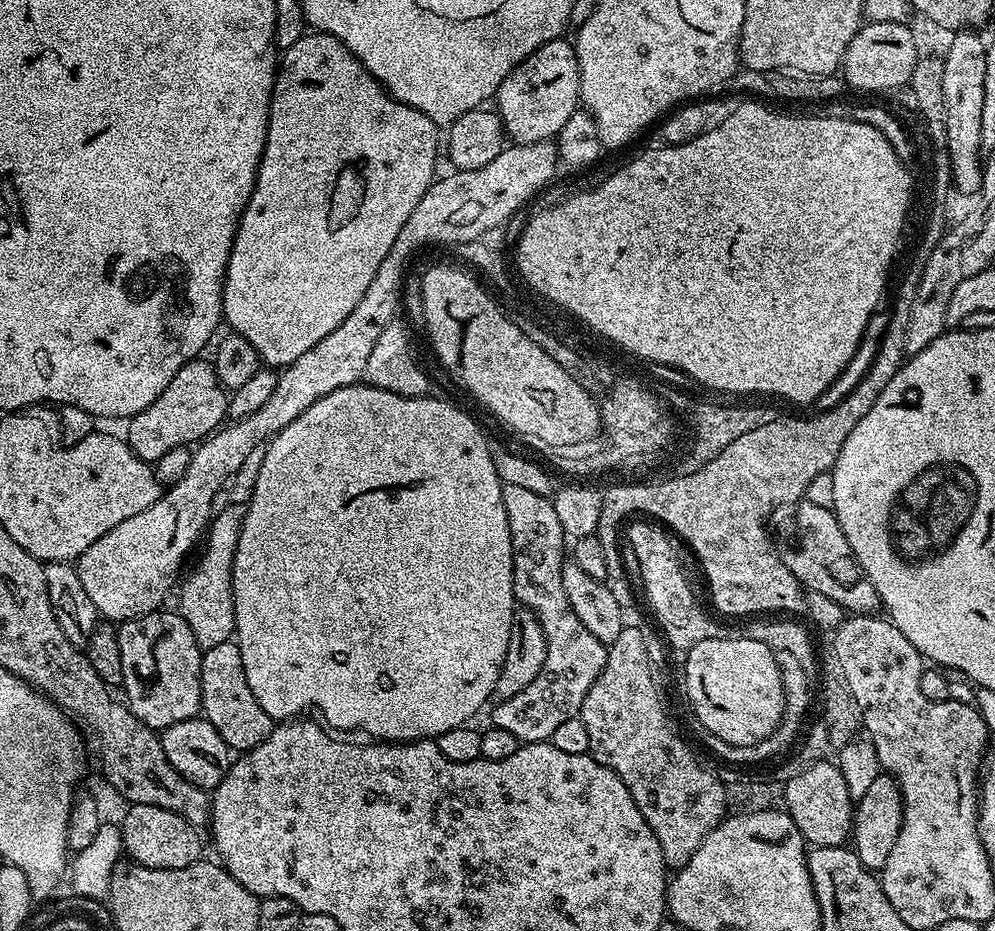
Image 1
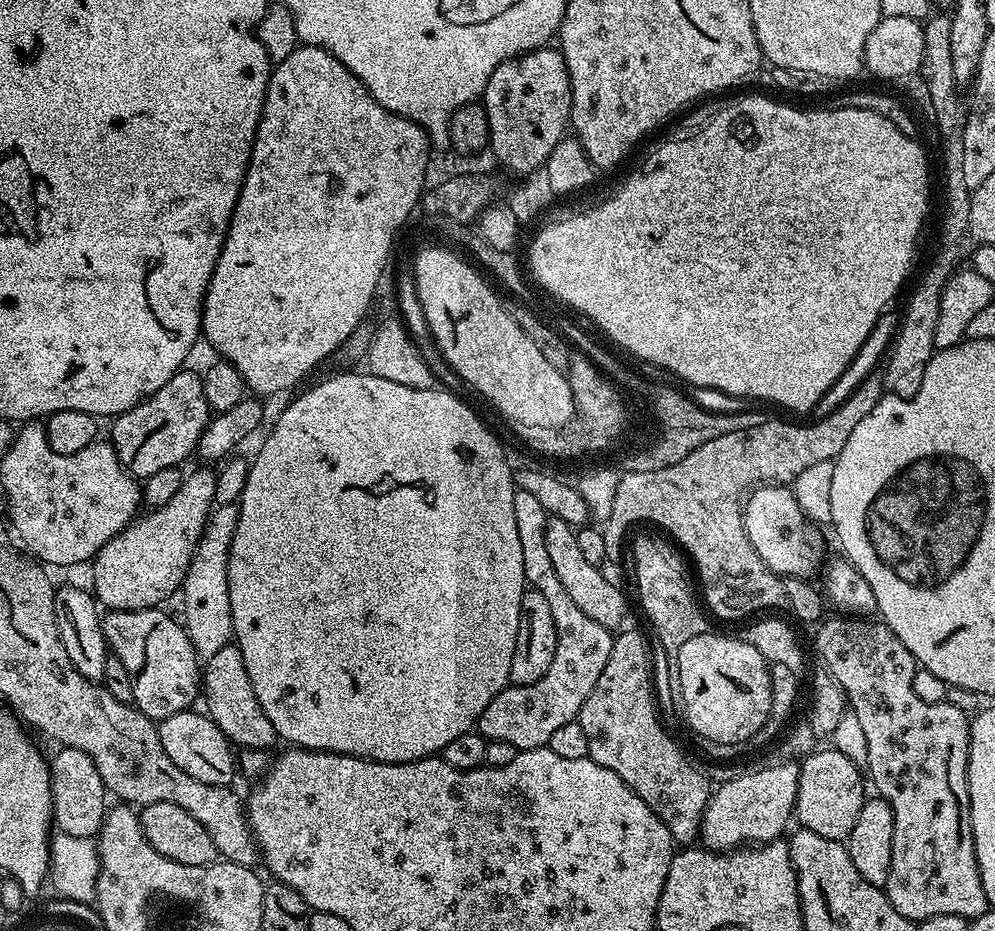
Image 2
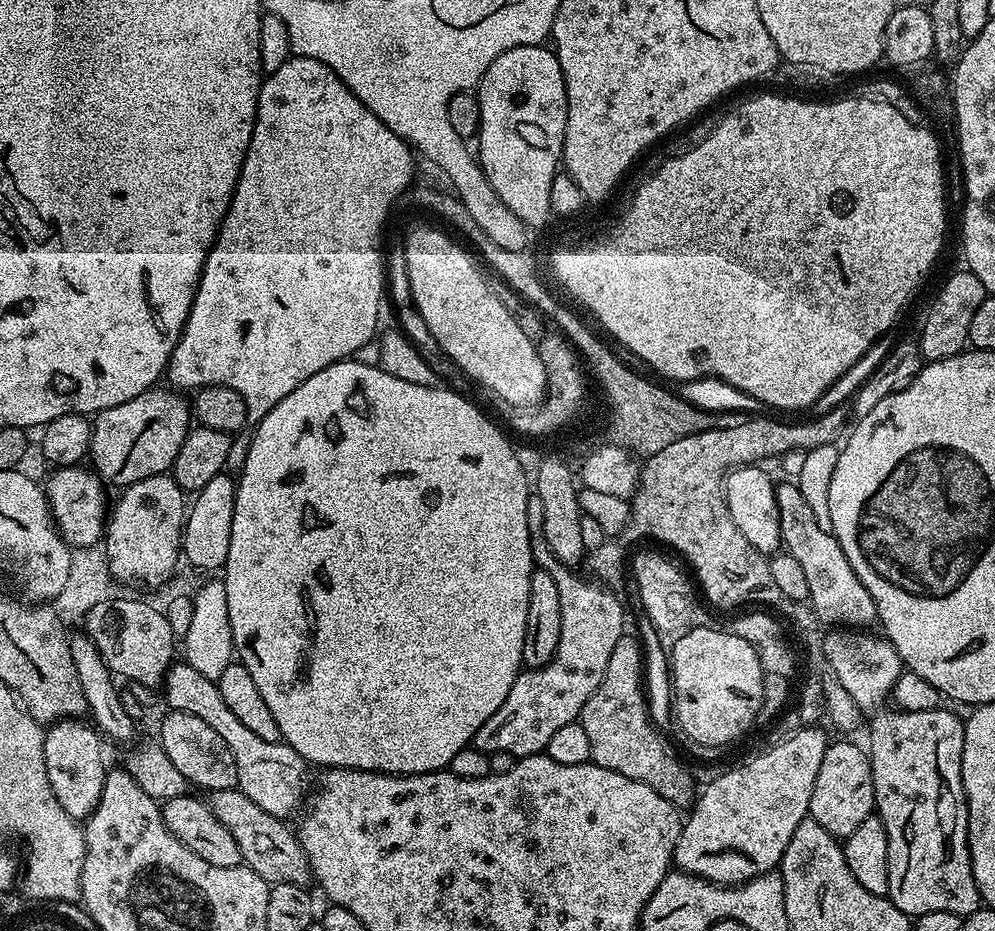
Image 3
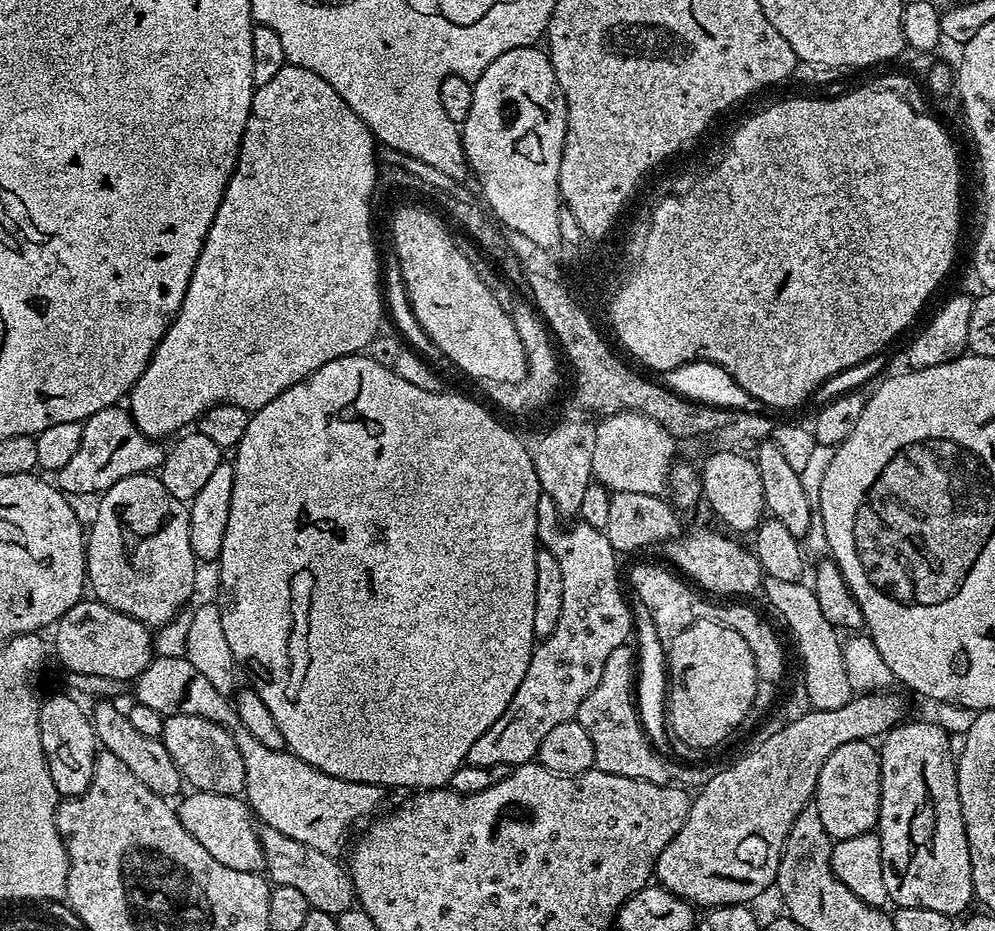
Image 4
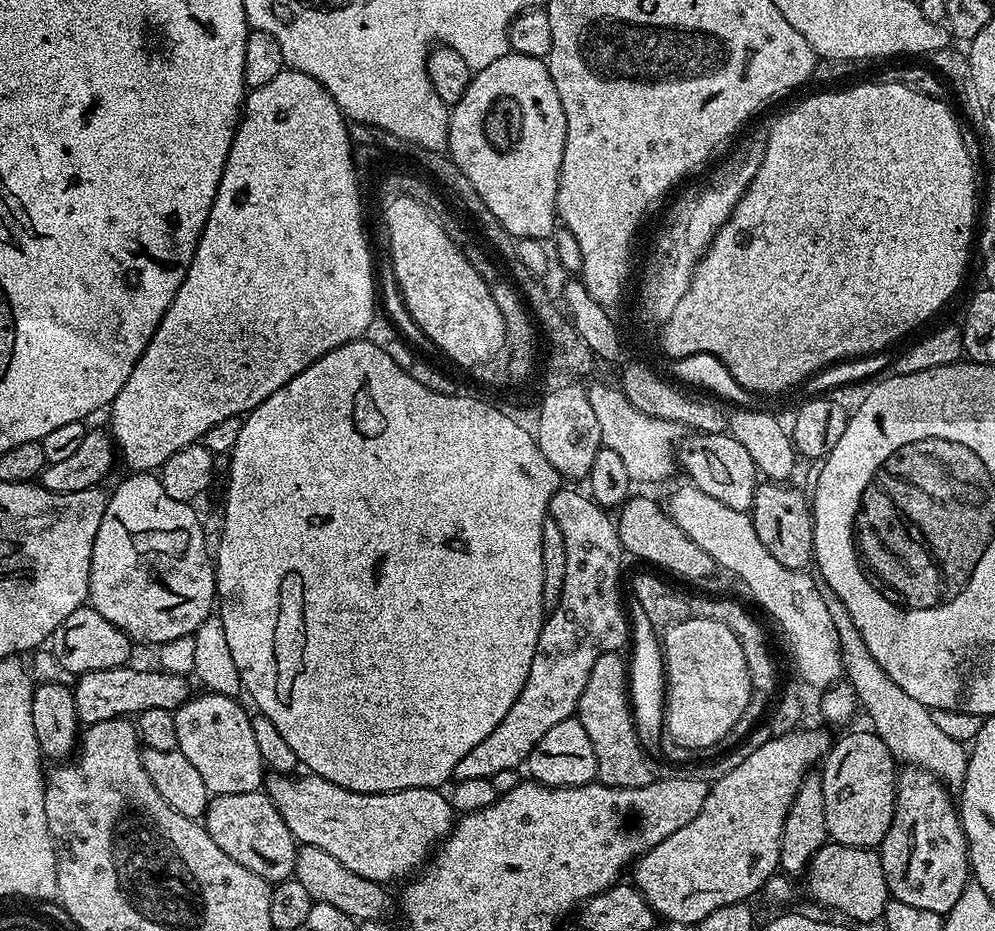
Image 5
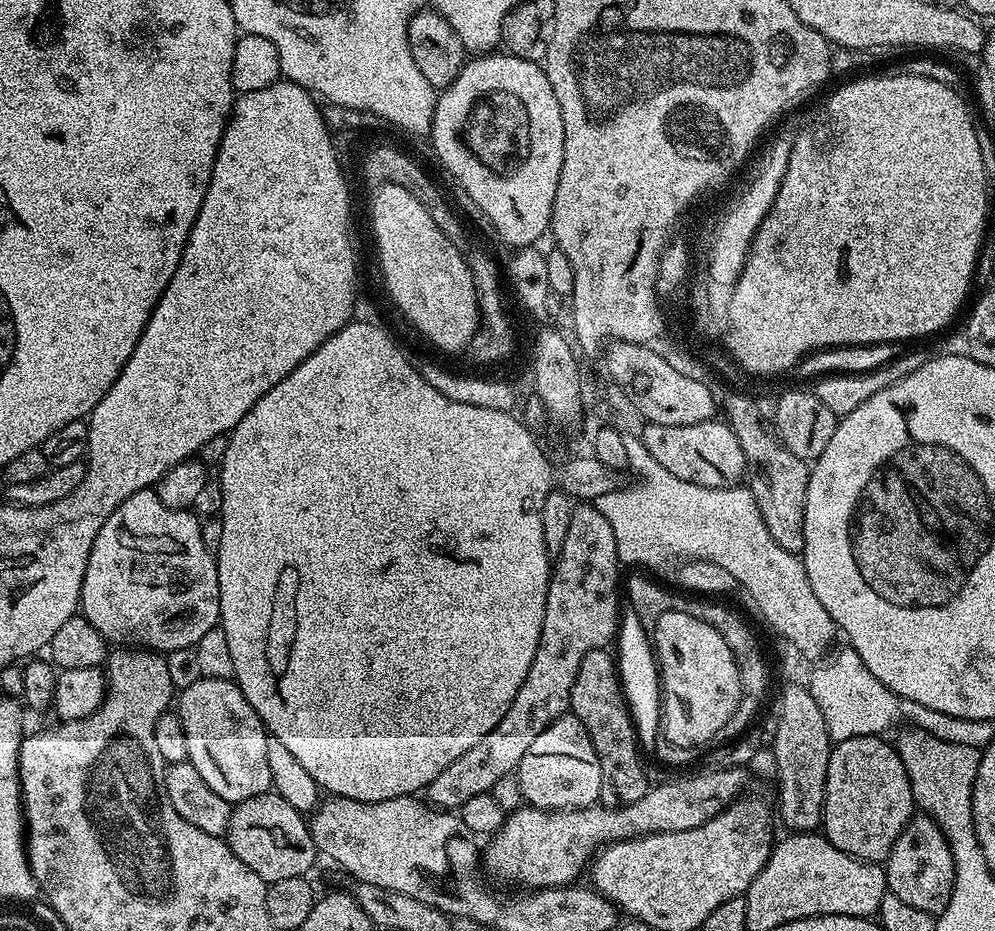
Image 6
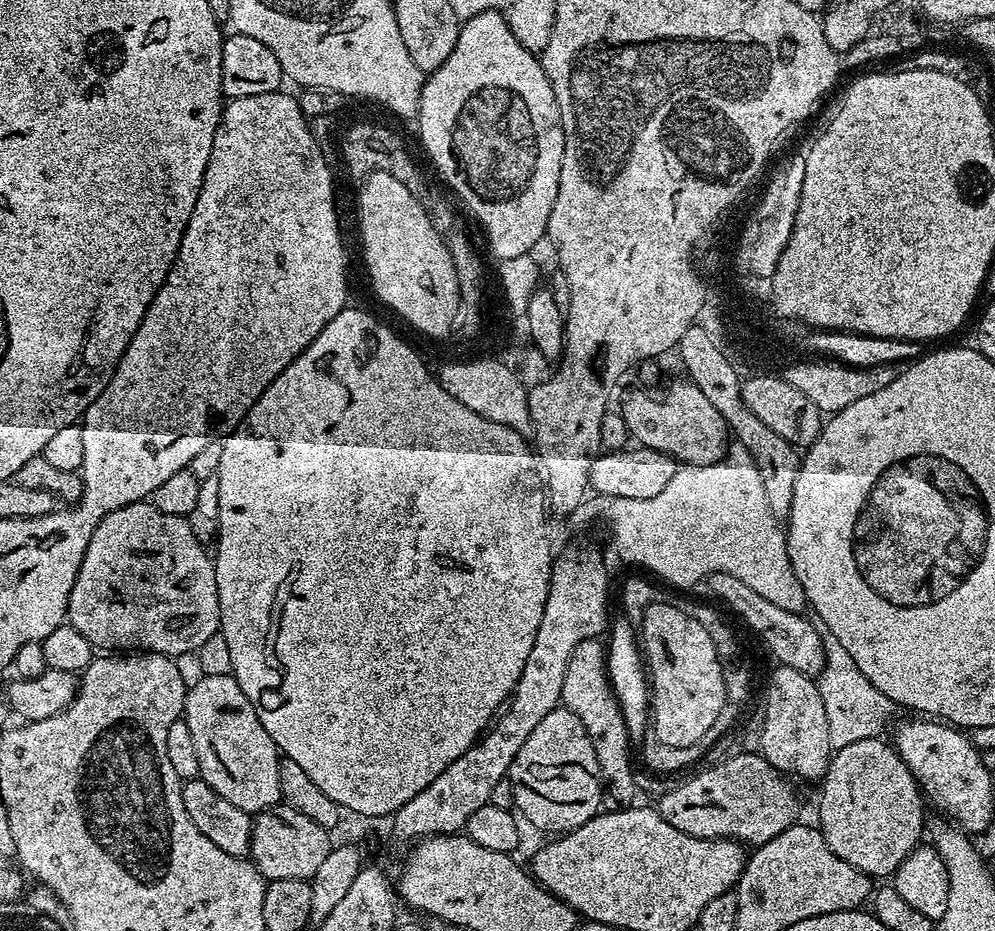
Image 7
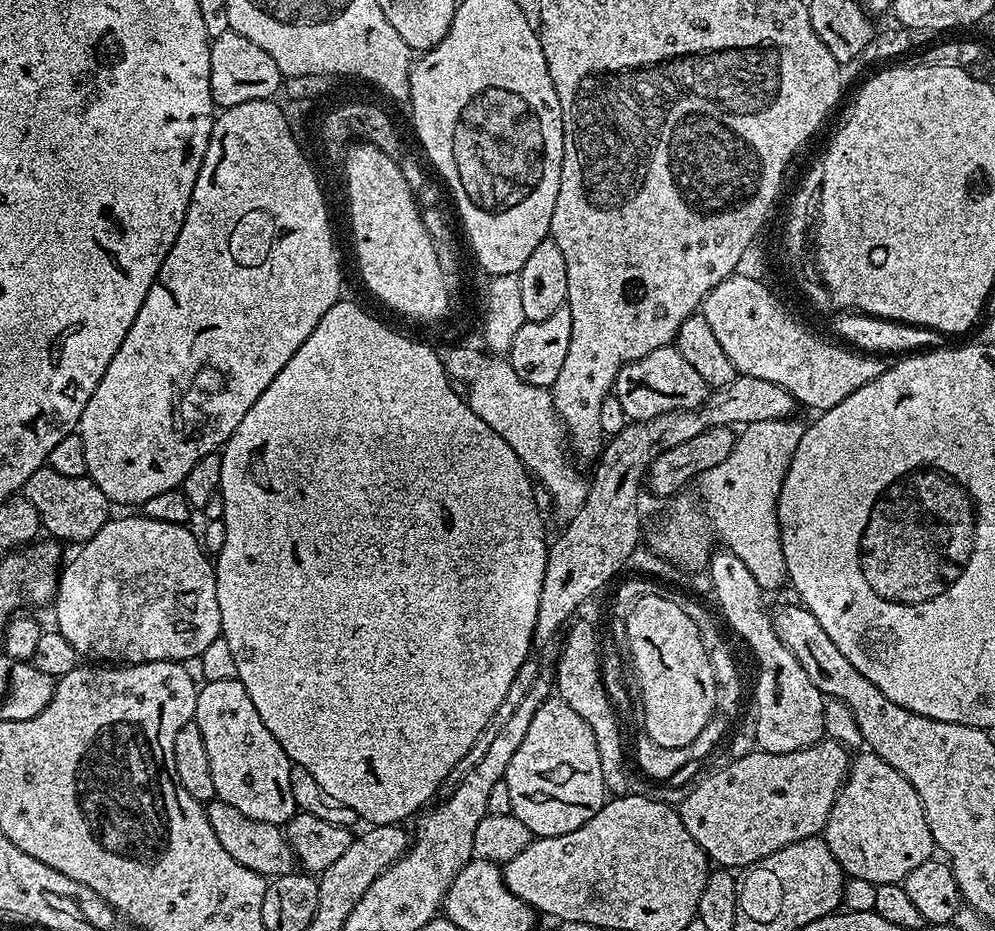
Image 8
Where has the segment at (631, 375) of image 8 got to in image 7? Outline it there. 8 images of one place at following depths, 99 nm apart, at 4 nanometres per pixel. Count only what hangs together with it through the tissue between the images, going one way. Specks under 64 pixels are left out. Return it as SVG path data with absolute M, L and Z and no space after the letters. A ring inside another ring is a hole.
M676 380L665 392L652 392L656 390L637 387L633 392L625 394L624 401L618 405L618 411L626 422L629 437L639 447L673 456L684 466L706 466L722 459L730 447L728 423L691 380Z

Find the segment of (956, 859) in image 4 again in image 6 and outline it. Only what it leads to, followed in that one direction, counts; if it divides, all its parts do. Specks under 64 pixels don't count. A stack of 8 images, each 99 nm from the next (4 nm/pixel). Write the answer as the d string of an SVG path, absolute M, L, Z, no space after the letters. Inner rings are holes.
M927 814L913 815L907 826L898 834L894 846L886 861L888 890L902 902L918 910L938 914L946 910L954 886L954 858L950 846L936 825L936 821Z

